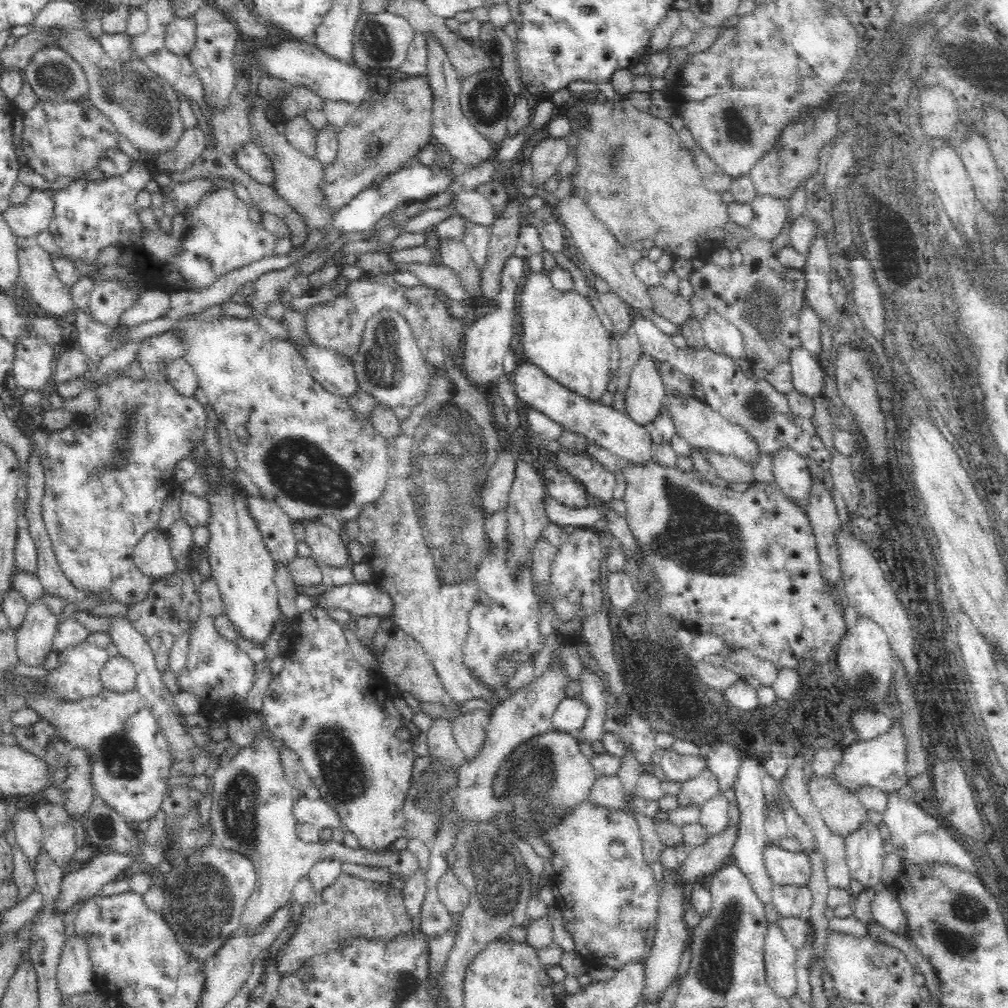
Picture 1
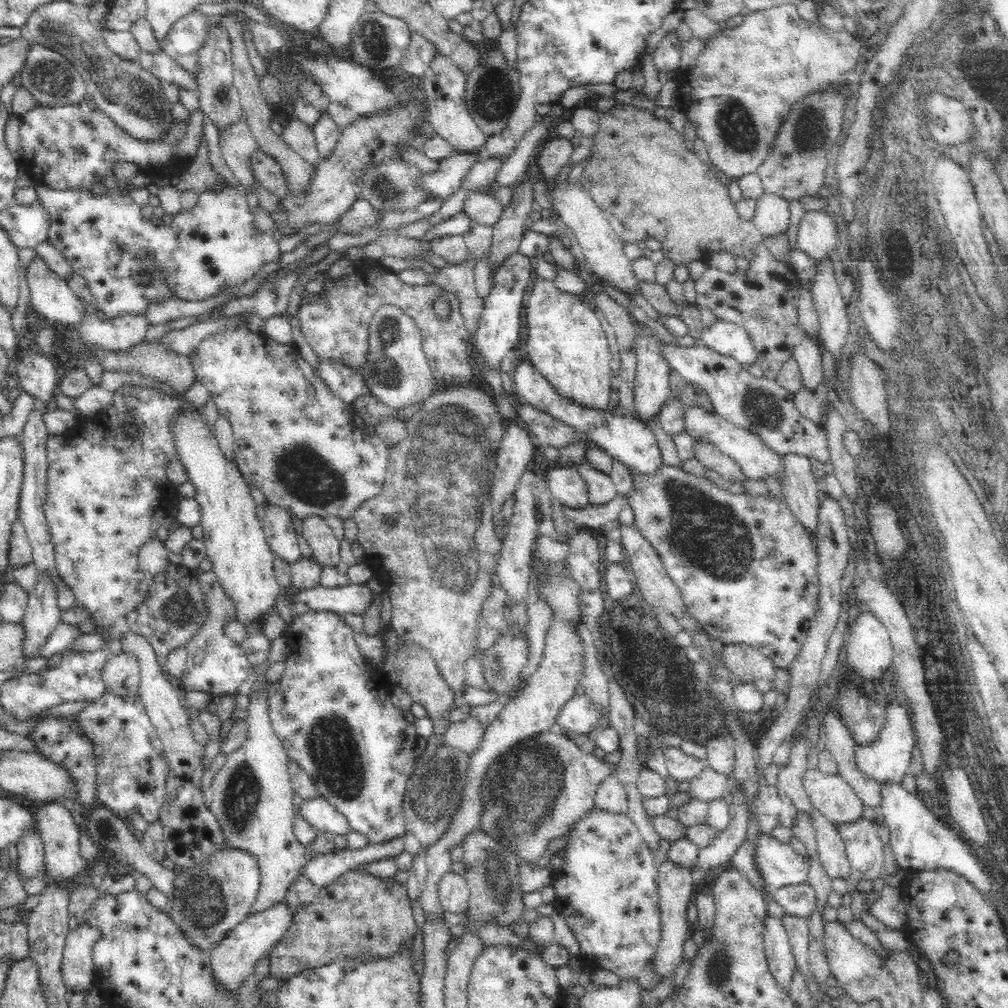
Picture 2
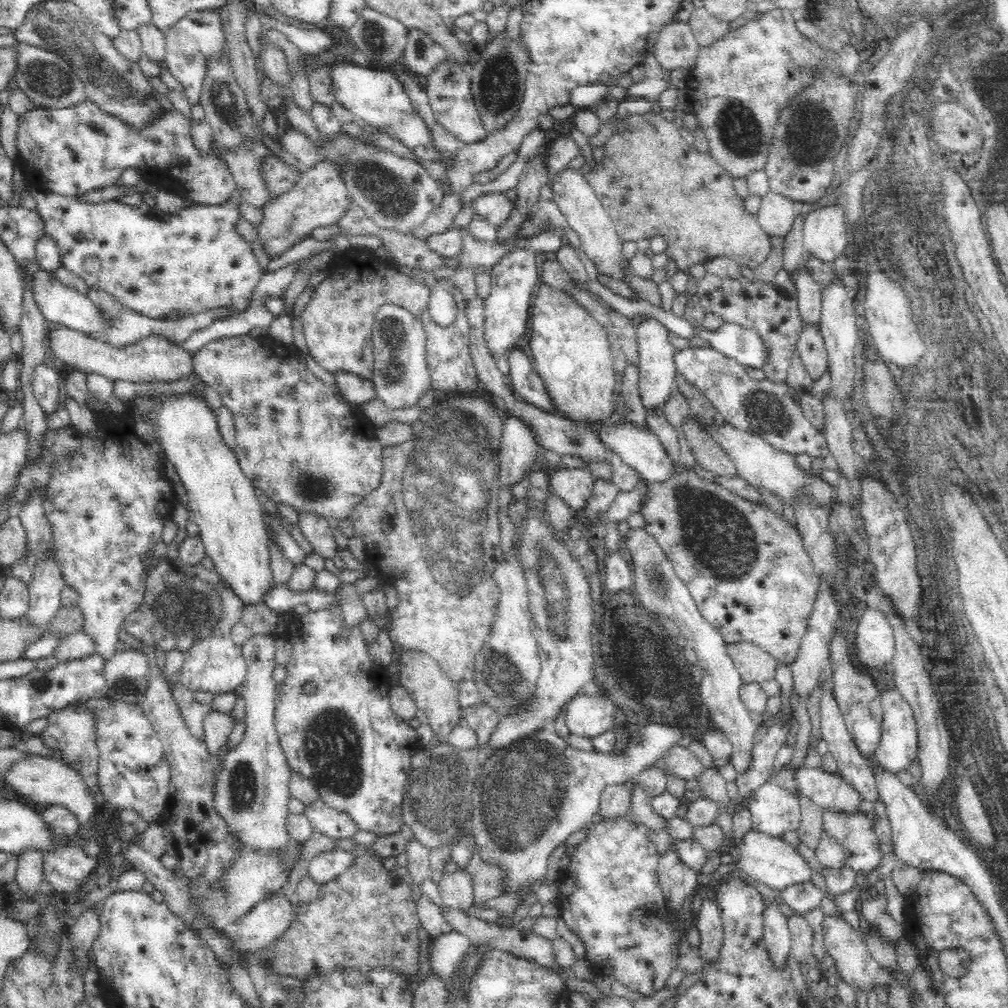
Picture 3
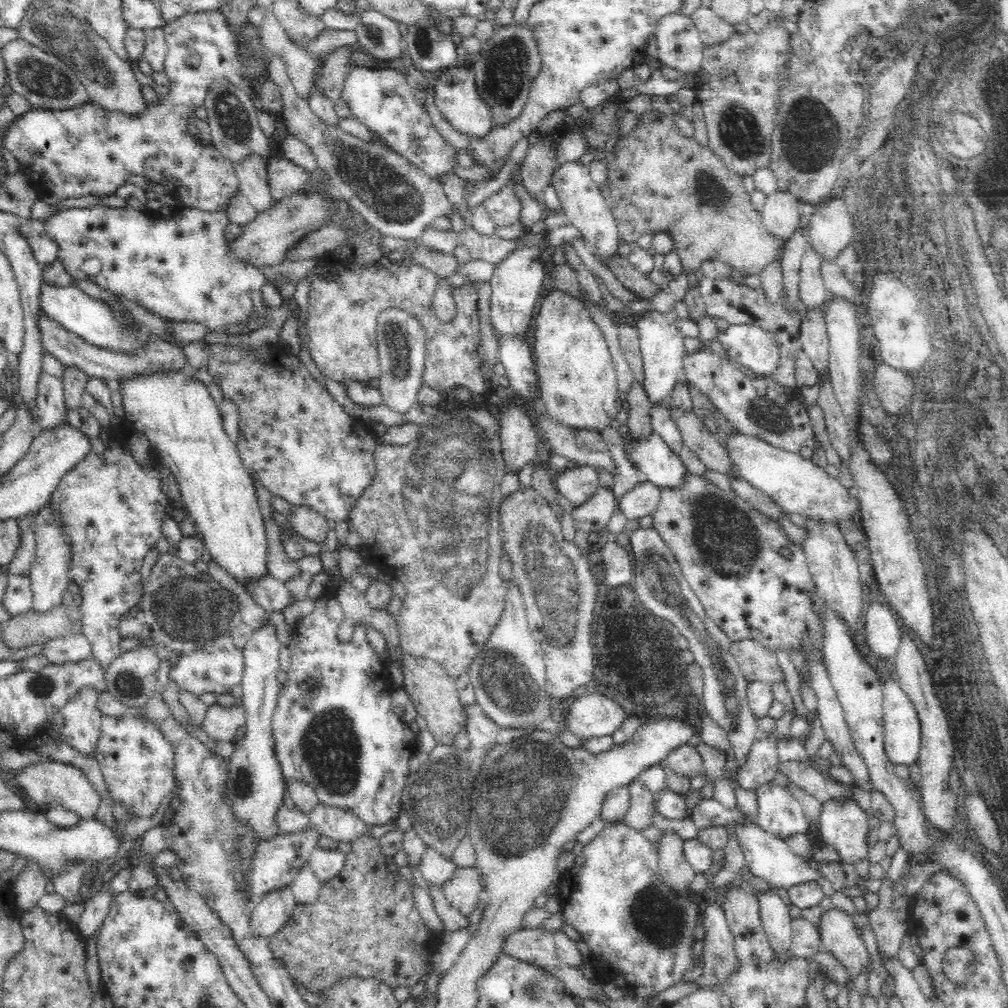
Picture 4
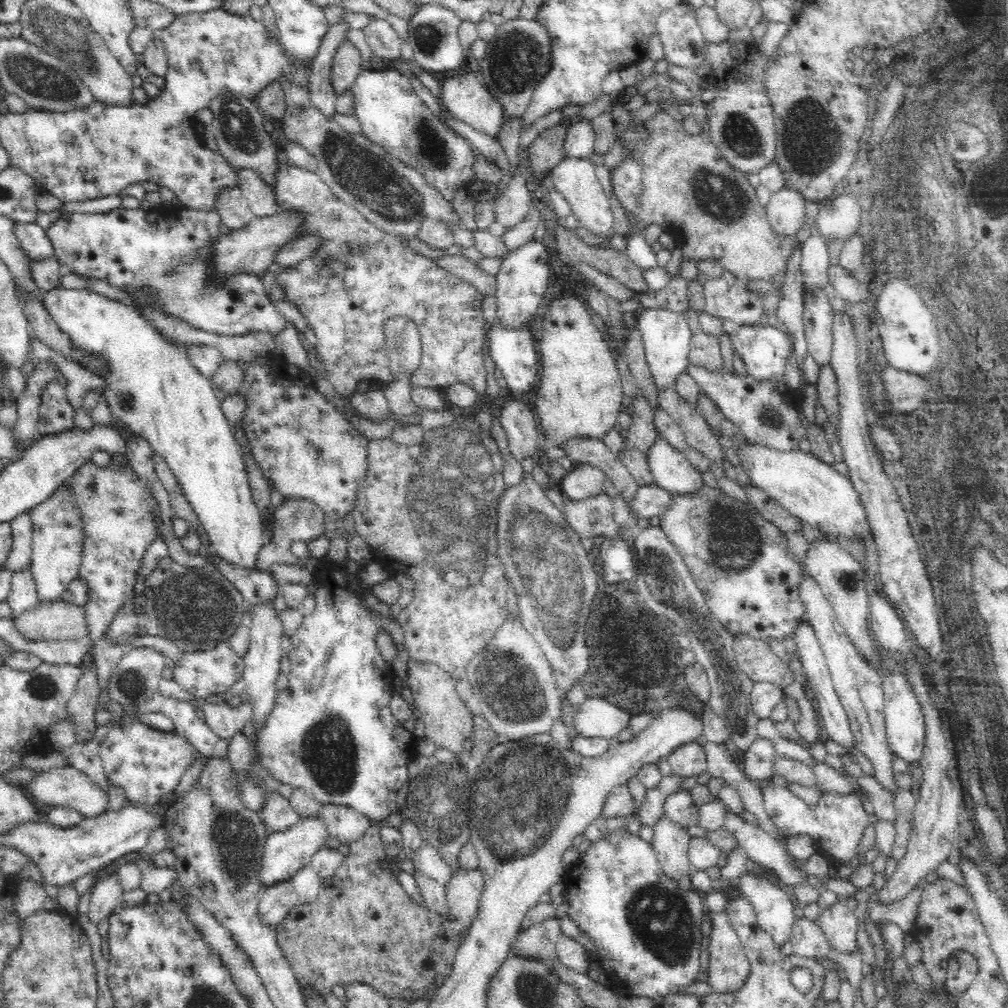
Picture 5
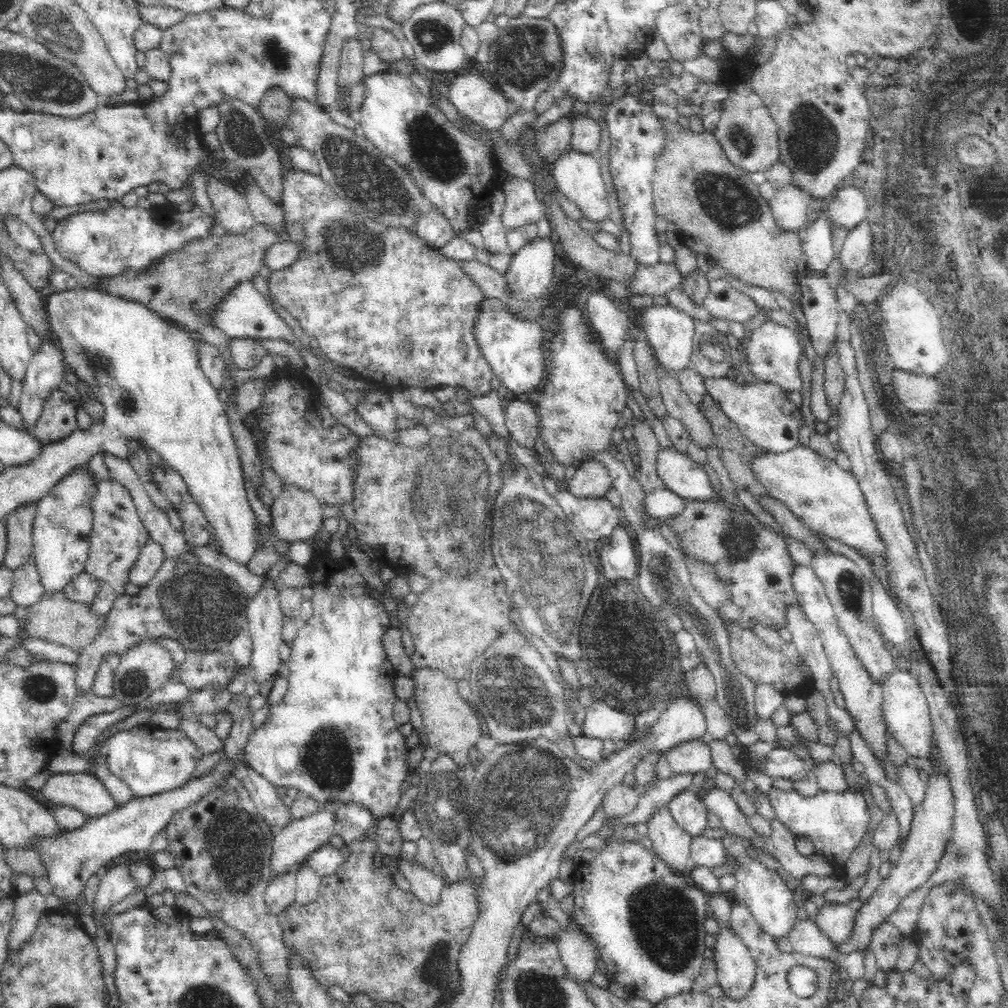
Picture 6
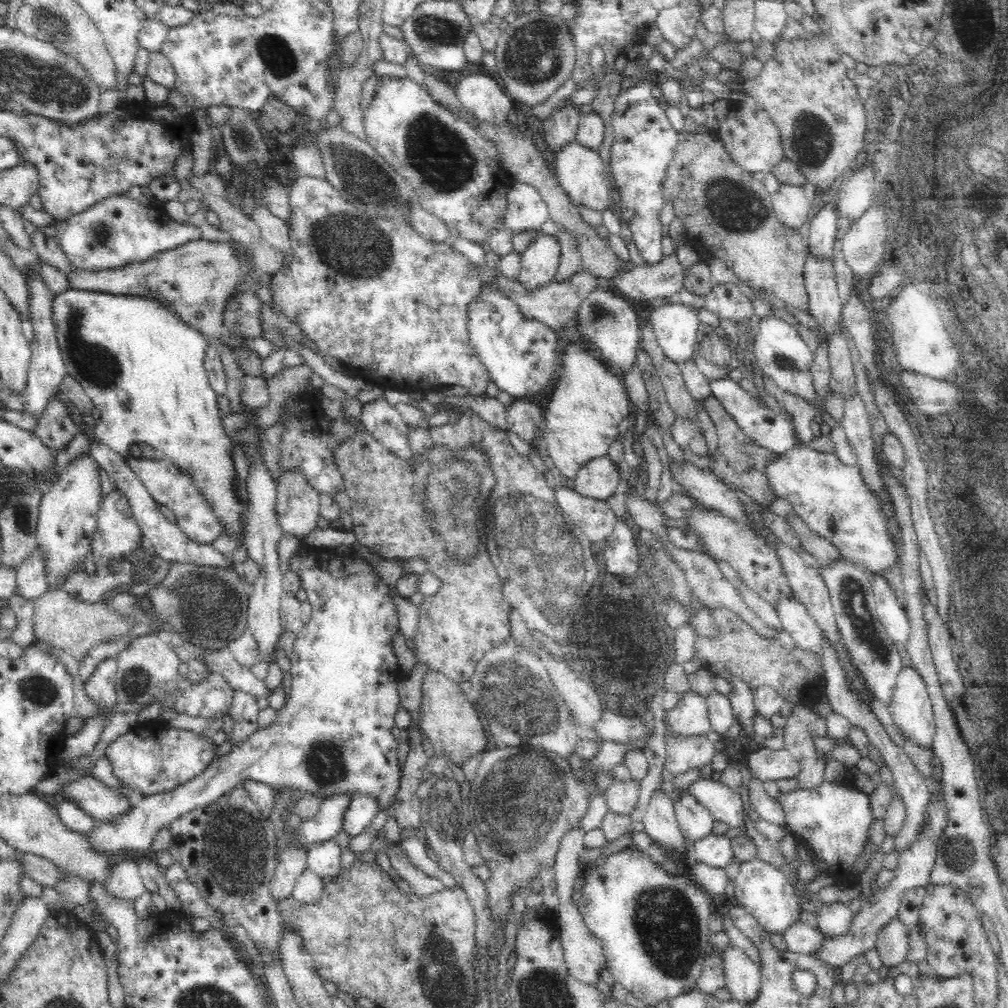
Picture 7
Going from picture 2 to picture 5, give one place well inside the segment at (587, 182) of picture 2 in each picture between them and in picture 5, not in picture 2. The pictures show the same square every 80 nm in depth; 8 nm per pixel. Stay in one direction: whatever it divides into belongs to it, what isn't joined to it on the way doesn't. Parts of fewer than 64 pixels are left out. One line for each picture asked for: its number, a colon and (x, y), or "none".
3: (650, 182)
4: (659, 180)
5: (685, 187)

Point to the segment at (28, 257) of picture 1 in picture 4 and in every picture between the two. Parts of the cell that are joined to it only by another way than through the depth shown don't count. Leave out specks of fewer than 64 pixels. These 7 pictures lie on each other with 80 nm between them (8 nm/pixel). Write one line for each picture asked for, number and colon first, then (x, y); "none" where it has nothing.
2: (52, 299)
3: (60, 304)
4: (74, 310)

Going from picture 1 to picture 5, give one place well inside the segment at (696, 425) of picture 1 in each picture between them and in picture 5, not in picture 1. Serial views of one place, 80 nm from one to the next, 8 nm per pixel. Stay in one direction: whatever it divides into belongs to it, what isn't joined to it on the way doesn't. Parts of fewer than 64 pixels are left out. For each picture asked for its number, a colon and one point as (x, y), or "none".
2: (702, 425)
3: (762, 466)
4: (798, 486)
5: (813, 492)

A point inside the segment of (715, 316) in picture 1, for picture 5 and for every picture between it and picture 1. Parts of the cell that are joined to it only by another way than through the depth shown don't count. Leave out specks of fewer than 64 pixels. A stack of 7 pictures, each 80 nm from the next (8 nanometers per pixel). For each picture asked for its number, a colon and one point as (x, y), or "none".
2: (725, 337)
3: (730, 339)
4: (748, 345)
5: (763, 350)

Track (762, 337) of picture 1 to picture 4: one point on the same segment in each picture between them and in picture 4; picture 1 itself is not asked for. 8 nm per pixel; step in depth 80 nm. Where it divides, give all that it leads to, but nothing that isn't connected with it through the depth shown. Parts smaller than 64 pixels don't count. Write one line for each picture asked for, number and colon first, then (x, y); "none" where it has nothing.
2: (763, 300)
3: (770, 309)
4: (736, 302)

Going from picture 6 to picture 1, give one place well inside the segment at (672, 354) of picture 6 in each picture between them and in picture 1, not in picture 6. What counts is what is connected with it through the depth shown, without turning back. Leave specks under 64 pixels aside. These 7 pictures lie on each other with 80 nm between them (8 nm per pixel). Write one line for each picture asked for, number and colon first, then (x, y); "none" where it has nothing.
1: (643, 396)
2: (650, 391)
3: (656, 371)
4: (661, 343)
5: (665, 335)

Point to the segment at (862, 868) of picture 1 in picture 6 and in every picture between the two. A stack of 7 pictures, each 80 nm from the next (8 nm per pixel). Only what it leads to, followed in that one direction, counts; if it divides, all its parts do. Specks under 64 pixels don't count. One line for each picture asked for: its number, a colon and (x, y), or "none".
2: (865, 850)
3: (861, 845)
4: (845, 826)
5: (838, 822)
6: (836, 822)

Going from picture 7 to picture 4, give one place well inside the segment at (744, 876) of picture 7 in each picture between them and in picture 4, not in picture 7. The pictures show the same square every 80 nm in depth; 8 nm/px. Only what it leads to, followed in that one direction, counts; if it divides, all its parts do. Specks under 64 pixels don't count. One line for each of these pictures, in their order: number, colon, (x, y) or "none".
4: (775, 919)
5: (774, 910)
6: (771, 902)

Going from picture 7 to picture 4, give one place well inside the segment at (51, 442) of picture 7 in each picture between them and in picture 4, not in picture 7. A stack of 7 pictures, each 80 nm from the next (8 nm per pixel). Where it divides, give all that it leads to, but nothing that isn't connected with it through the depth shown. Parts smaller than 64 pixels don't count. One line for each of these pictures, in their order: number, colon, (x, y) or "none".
4: (50, 397)
5: (55, 414)
6: (57, 419)

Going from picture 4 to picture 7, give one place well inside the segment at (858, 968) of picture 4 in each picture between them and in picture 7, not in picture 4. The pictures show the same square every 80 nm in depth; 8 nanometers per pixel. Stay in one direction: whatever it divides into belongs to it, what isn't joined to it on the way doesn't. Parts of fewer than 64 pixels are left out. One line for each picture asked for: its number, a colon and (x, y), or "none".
5: (837, 922)
6: (836, 920)
7: (834, 920)

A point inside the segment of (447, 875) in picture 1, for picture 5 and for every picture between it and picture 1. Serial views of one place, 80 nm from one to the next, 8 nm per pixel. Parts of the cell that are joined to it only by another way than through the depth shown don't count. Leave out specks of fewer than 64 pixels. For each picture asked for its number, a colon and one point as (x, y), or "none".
2: (454, 894)
3: (455, 888)
4: (461, 890)
5: (363, 927)

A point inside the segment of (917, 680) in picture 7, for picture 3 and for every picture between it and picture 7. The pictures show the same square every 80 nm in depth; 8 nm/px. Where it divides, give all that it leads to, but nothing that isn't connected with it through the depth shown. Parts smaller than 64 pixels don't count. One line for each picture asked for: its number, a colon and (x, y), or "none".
3: (897, 748)
4: (901, 736)
5: (904, 727)
6: (906, 711)

